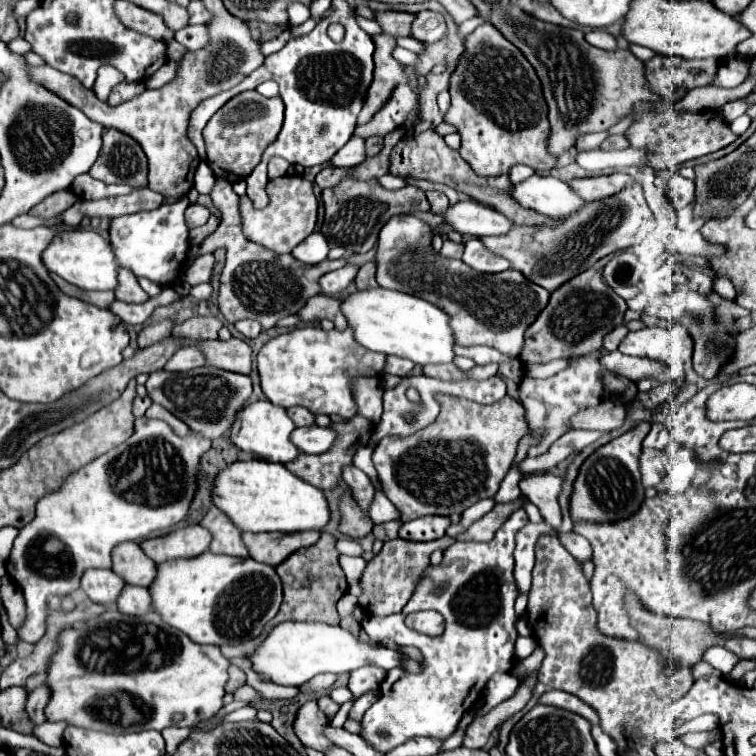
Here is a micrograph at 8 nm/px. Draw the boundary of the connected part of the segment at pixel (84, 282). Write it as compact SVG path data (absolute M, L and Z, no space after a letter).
M65 229L59 231L59 237L53 237L53 243L45 247L45 253L41 253L41 259L45 267L51 273L57 273L61 279L77 285L85 291L105 291L105 289L117 289L117 261L113 247L107 239L103 239L93 229Z

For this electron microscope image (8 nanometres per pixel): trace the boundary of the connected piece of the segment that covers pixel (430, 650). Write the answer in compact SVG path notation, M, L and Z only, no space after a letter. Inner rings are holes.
M515 511L491 541L453 543L445 549L441 565L429 565L429 569L425 569L421 581L417 581L413 599L409 599L401 615L365 615L363 629L373 643L391 639L397 645L415 645L423 653L423 671L418 674L404 671L395 683L383 681L379 687L379 701L371 705L361 719L359 737L375 749L381 749L381 753L391 751L413 737L447 739L455 733L463 713L479 701L491 675L507 673L515 665L513 647L517 639L517 617L513 605L517 599L517 587L513 579L513 549L515 533L527 521L525 511ZM429 581L449 581L449 587L443 595L431 595ZM423 609L435 609L445 617L443 635L421 635L405 625L407 613ZM379 731L389 731L389 737L383 739L377 735Z

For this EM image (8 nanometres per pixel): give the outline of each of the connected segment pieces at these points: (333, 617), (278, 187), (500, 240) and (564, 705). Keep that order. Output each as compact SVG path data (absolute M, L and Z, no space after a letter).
M321 533L321 539L315 545L309 549L297 549L297 553L291 553L281 565L277 565L277 575L283 581L285 597L277 617L273 617L273 621L265 627L263 635L267 635L281 621L321 621L327 625L339 625L335 603L343 597L343 593L347 593L347 581L337 557L335 537Z
M279 177L267 183L269 205L265 209L255 209L247 195L239 197L239 213L241 213L241 229L245 237L253 243L259 243L279 255L291 253L295 245L299 245L307 235L313 233L317 221L317 197L313 193L311 181L305 177Z
M633 183L629 189L621 189L621 193L605 197L605 201L587 203L581 213L573 213L573 217L563 219L561 229L549 225L541 225L541 229L533 229L533 225L515 225L505 235L481 237L481 241L489 251L505 257L511 267L521 271L529 281L545 287L547 291L555 291L575 275L591 269L601 257L641 243L655 225L657 221L643 197L641 185Z
M547 691L537 699L539 705L551 705L551 707L559 707L559 709L567 709L573 711L581 717L585 717L589 723L599 723L599 715L595 713L595 709L591 709L587 703L583 703L581 699L577 699L575 695L569 695L565 691Z

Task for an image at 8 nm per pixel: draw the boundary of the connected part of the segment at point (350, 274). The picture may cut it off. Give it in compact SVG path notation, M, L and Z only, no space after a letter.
M347 263L345 267L323 275L321 277L321 289L323 289L323 293L339 293L339 291L347 289L347 285L355 279L357 271L359 271L357 265L349 265Z

